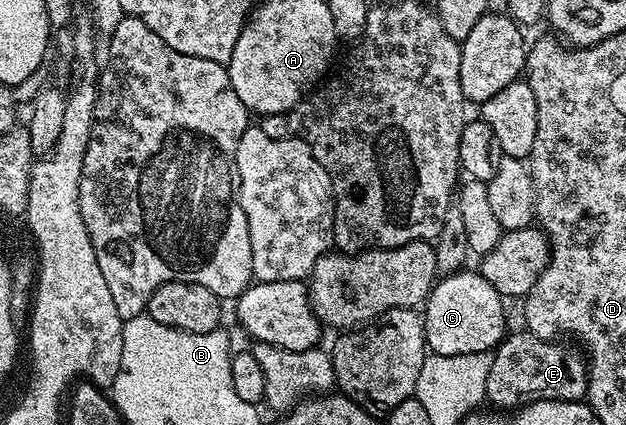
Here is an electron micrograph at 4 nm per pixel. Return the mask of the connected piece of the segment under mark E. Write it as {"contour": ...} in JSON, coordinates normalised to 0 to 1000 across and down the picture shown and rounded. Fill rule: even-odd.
{"contour":[[[842,774],[831,776],[821,788],[819,781],[808,786],[786,828],[784,878],[778,878],[776,941],[794,962],[826,962],[840,944],[853,939],[933,941],[941,918],[941,878],[936,847],[930,838],[927,845],[919,828],[895,816],[895,805],[863,798],[861,791],[850,788]]]}

